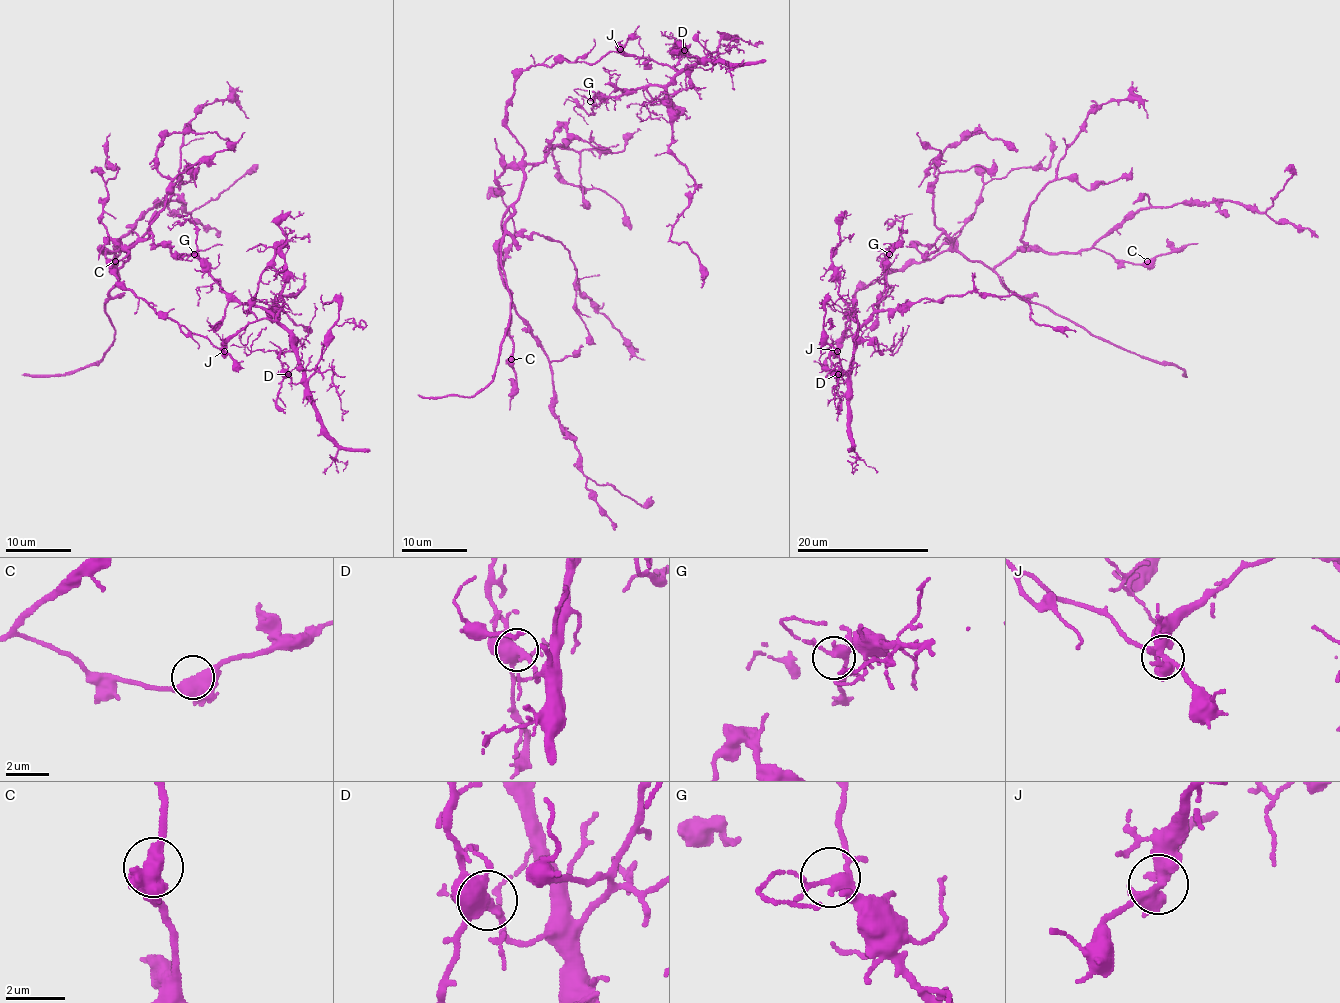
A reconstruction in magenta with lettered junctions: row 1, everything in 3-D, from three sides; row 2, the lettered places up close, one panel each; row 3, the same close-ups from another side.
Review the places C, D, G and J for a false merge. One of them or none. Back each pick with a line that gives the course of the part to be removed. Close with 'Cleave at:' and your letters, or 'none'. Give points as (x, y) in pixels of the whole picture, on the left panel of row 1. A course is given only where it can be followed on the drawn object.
J: Course of the part to remove: (223, 351), (250, 323), (263, 318), (279, 325), (273, 300), (299, 292), (276, 295), (306, 331)
Cleave at: J

